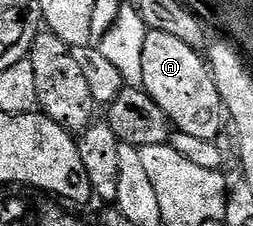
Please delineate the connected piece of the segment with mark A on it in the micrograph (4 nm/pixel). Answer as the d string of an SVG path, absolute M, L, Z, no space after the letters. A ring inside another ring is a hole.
M149 31L142 50L143 91L164 111L168 120L190 138L219 141L224 124L229 123L228 111L214 86L208 61L197 49L169 33Z

